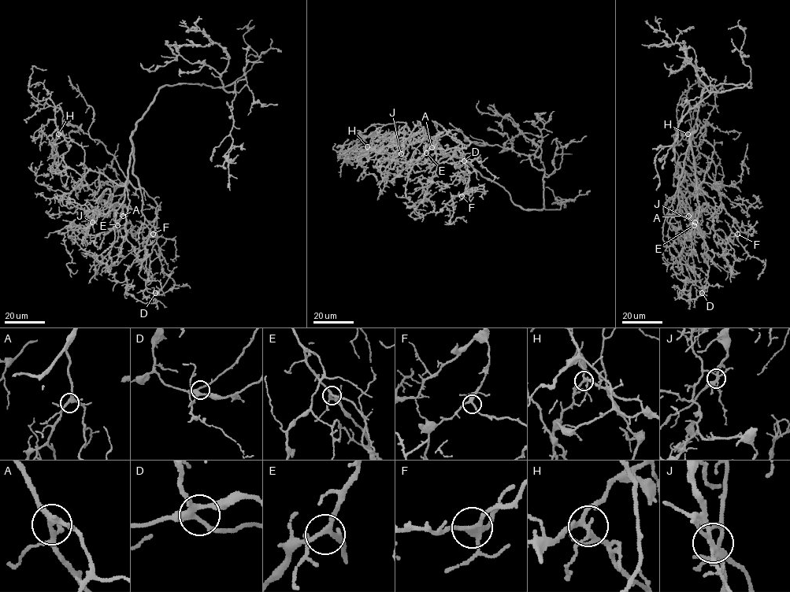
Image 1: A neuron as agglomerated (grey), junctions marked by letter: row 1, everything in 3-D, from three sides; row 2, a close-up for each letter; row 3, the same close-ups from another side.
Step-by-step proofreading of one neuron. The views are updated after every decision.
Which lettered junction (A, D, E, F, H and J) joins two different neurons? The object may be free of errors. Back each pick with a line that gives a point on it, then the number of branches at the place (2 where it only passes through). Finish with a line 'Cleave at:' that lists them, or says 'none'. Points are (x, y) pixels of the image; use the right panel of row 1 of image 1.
Cleave at: none

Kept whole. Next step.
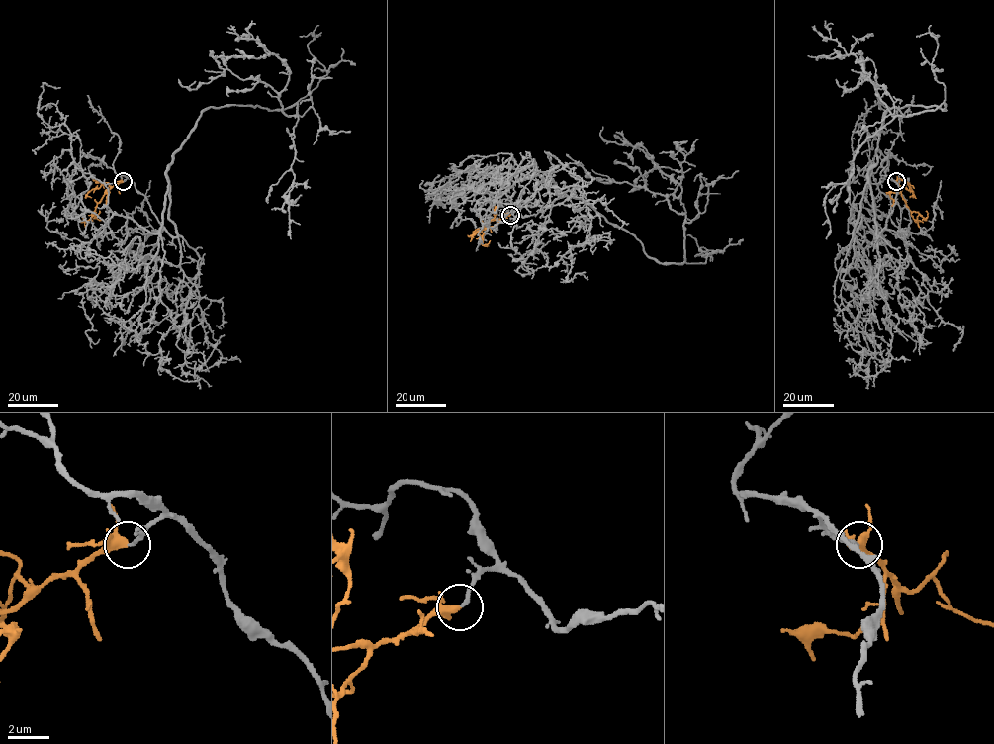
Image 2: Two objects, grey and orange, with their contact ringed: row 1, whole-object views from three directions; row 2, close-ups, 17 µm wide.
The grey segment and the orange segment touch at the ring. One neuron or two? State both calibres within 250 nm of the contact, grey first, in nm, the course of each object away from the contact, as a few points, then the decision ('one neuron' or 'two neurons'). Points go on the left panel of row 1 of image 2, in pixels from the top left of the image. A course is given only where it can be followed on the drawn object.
calibres 180 and 280 nm; course grey (123, 182), (175, 236), (166, 171), (200, 114), (298, 116), (275, 54), (215, 55); course orange (123, 182), (106, 190), (94, 212), (94, 218), (100, 211); one neuron

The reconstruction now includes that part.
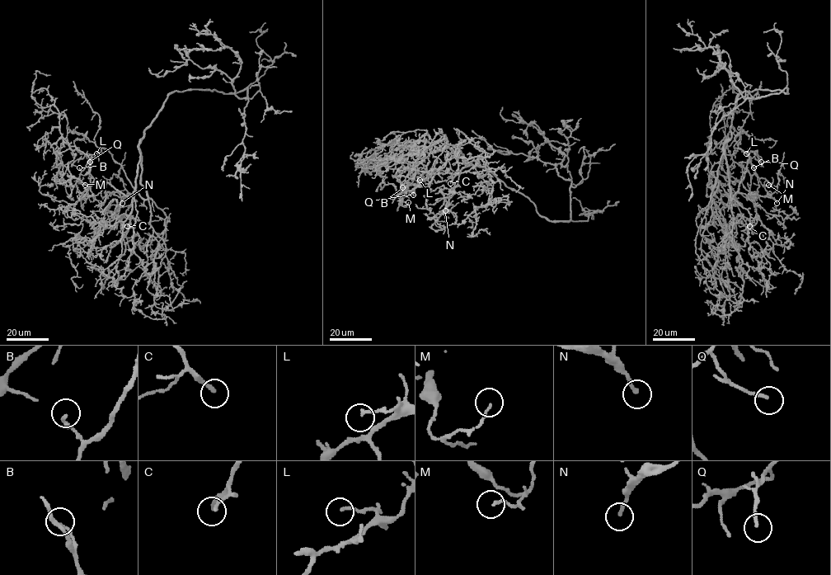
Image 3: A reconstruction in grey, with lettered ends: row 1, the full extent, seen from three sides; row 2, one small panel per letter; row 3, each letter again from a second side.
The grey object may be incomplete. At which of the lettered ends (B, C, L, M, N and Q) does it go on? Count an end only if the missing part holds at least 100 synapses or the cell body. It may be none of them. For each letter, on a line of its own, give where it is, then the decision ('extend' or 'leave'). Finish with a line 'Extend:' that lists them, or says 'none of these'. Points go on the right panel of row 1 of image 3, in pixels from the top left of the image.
B: place (753, 167); leave
C: place (749, 226); extend
L: place (746, 153); leave
M: place (768, 185); leave
N: place (777, 203); extend
Q: place (761, 162); leave
Extend: C, N

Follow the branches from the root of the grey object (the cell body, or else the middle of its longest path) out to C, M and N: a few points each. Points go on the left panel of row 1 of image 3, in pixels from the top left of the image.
C: (157, 114), (138, 145), (141, 185), (146, 190), (150, 220), (143, 223), (132, 218), (127, 226)
M: (157, 114), (138, 145), (146, 199), (107, 150), (87, 161), (78, 178), (78, 183), (85, 185)
N: (157, 114), (138, 145), (141, 185), (147, 198), (143, 199), (137, 192), (128, 195), (122, 203)

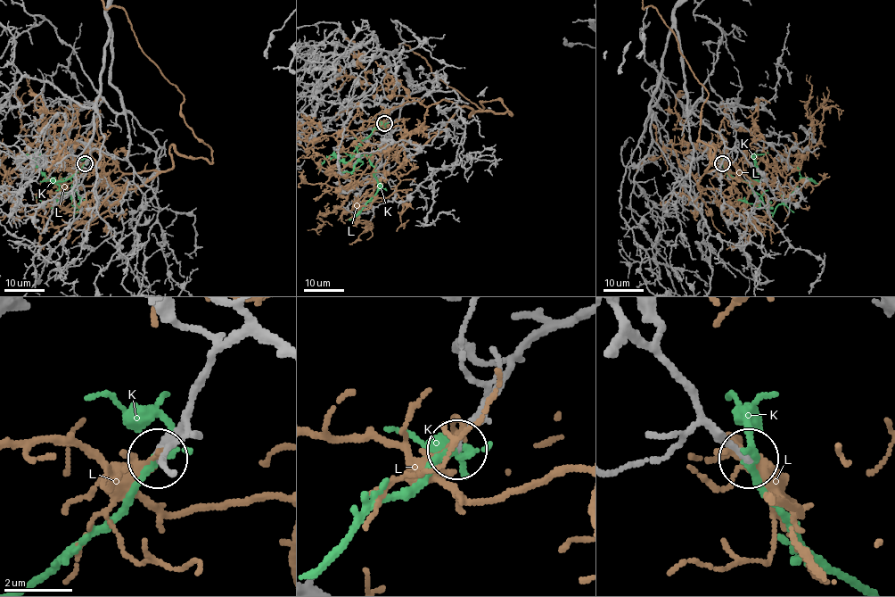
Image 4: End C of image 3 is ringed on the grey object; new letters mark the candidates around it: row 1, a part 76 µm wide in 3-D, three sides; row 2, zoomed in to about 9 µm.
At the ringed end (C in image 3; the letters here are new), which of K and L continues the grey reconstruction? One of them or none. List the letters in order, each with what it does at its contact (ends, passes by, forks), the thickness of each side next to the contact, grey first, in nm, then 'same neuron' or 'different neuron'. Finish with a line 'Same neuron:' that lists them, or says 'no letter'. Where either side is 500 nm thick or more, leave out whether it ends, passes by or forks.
K: it forks; calibres 200 and 160 nm; same neuron
L: it ends; calibres 280 and 140 nm; different neuron
Same neuron: K

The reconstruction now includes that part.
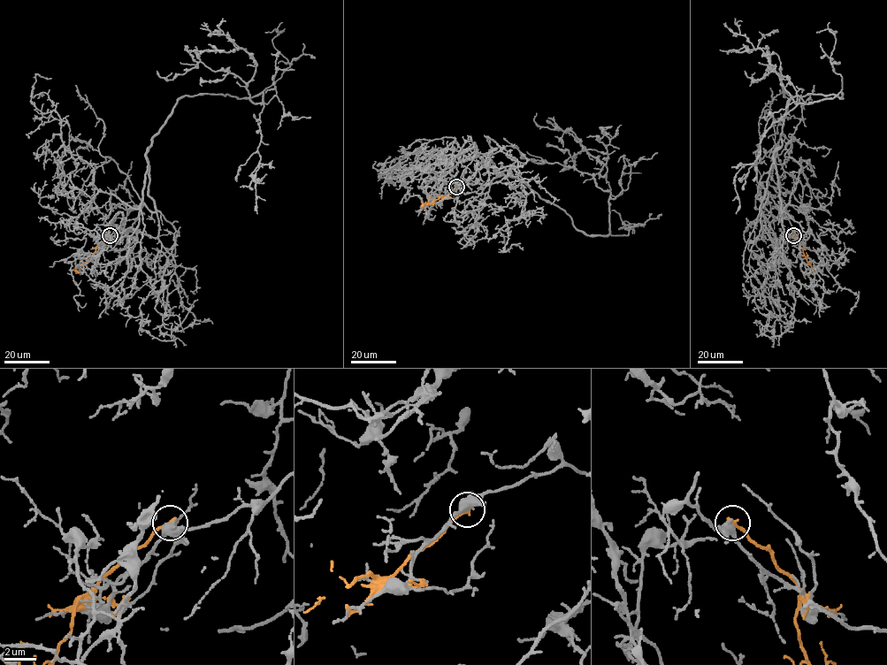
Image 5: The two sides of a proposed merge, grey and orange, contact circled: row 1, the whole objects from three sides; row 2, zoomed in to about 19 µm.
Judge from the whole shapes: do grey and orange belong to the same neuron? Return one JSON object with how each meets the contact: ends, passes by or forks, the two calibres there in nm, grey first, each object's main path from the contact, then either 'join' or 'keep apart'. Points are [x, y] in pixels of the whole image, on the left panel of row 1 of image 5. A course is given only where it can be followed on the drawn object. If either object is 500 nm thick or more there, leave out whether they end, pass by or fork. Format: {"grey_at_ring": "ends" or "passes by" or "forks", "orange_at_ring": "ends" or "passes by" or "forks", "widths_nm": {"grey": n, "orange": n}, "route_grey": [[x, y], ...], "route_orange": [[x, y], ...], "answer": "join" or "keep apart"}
{"grey_at_ring": "passes by", "orange_at_ring": "ends", "widths_nm": {"grey": 480, "orange": 240}, "route_grey": [[110, 235], [156, 236], [146, 153], [179, 99], [263, 103], [243, 49], [189, 49]], "route_orange": [[110, 235], [76, 269], [80, 272]], "answer": "keep apart"}

